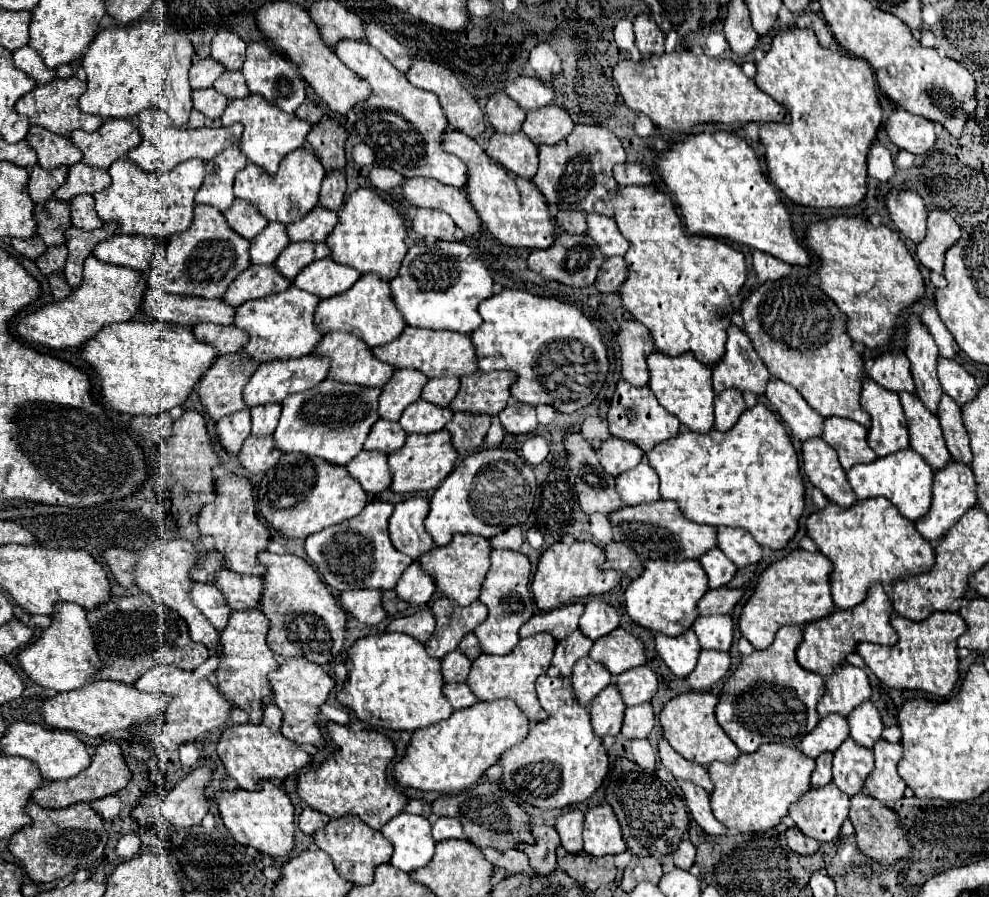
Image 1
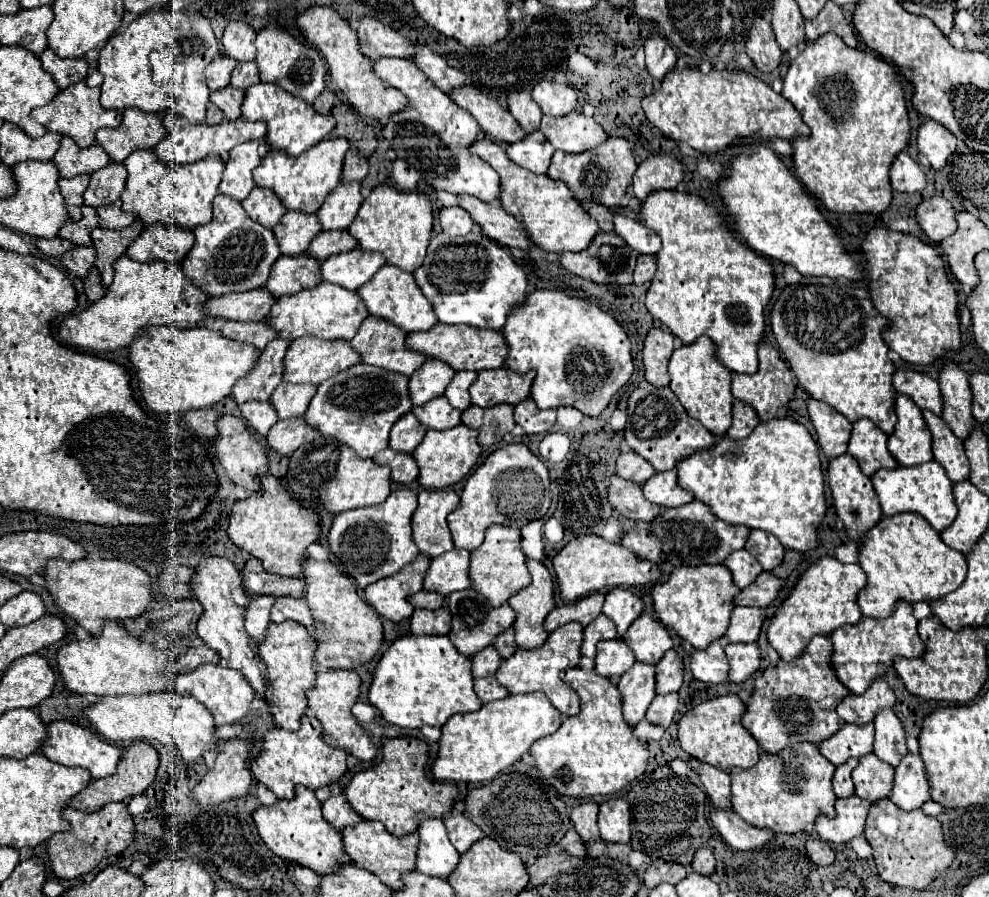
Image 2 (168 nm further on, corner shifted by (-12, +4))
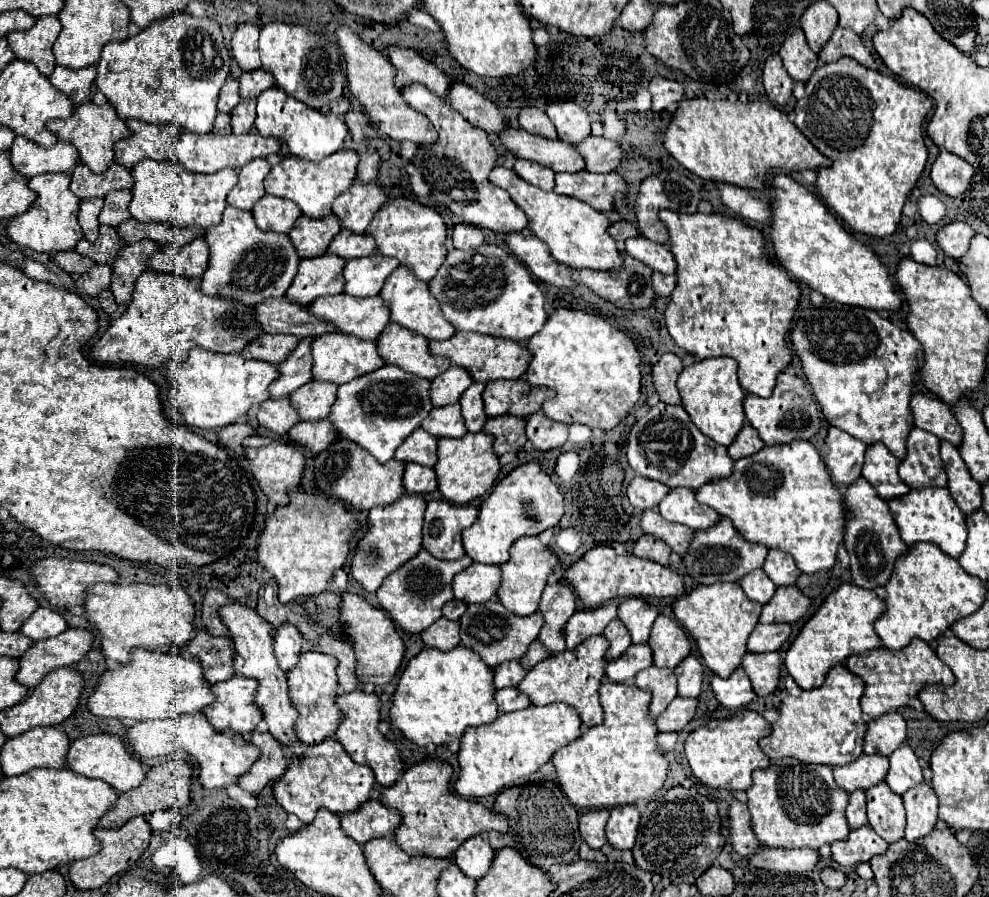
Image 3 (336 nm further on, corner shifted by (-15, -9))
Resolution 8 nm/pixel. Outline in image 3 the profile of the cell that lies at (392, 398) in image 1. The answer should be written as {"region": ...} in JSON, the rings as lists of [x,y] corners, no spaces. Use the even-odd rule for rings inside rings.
{"region":[[[452,366],[444,374],[436,376],[432,380],[430,396],[434,406],[446,406],[446,404],[456,404],[462,396],[462,392],[472,384],[472,376],[462,366]]]}

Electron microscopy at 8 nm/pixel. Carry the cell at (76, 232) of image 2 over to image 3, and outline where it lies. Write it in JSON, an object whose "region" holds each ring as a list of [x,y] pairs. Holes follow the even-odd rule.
{"region":[[[100,226],[100,238],[96,242],[80,240],[76,246],[76,252],[92,258],[96,264],[112,264],[124,246],[126,242],[120,240],[120,234],[116,232],[116,228]]]}

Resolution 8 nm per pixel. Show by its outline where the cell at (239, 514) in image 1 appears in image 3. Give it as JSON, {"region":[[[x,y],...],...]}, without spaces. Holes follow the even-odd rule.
{"region":[[[300,490],[290,494],[292,502],[284,508],[276,508],[276,512],[270,514],[258,548],[258,562],[274,574],[276,582],[280,584],[278,598],[284,604],[296,596],[326,592],[334,572],[346,564],[352,550],[350,542],[358,532],[358,518],[340,500],[334,504],[332,498],[314,496]]]}

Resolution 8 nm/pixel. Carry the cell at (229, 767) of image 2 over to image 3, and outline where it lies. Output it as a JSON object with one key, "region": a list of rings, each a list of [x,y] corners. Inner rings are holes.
{"region":[[[254,730],[250,742],[260,748],[262,756],[254,762],[250,772],[240,778],[240,788],[260,794],[268,782],[274,782],[284,774],[284,770],[288,768],[288,760],[284,756],[282,744],[276,742],[270,732]]]}

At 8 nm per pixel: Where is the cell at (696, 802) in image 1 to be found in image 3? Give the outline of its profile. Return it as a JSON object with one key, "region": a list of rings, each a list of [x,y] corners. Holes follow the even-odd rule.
{"region":[[[766,848],[758,850],[748,862],[756,868],[764,868],[770,872],[796,872],[796,874],[810,874],[818,868],[822,856],[818,850],[802,848],[802,850],[782,850],[782,848]]]}

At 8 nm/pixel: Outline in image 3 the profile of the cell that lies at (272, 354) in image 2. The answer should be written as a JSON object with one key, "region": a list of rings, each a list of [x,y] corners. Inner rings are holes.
{"region":[[[314,338],[300,340],[298,348],[282,364],[278,364],[282,376],[272,382],[270,398],[290,396],[294,390],[298,390],[300,386],[304,386],[312,380],[312,354],[310,354],[312,340]]]}

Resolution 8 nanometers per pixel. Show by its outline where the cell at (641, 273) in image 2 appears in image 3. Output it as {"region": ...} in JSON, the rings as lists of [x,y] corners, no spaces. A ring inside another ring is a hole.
{"region":[[[654,272],[652,274],[652,288],[658,292],[658,296],[670,296],[672,290],[676,288],[676,278],[660,274],[660,272]]]}

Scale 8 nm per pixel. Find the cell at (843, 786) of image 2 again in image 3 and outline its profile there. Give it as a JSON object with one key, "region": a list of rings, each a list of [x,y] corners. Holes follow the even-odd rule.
{"region":[[[856,790],[850,794],[850,804],[846,808],[846,818],[852,830],[868,824],[868,816],[866,816],[866,794],[862,790]]]}

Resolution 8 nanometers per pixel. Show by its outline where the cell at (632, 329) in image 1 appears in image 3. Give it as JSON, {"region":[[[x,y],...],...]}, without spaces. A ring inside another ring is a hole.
{"region":[[[664,354],[660,362],[652,368],[654,386],[664,404],[670,404],[670,406],[680,404],[680,394],[676,388],[676,380],[680,372],[682,372],[682,362],[676,354]]]}

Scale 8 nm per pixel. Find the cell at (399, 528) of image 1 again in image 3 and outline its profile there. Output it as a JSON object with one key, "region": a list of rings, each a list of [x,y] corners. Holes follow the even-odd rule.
{"region":[[[432,500],[424,518],[424,542],[422,546],[436,558],[458,560],[462,558],[462,530],[472,526],[478,518],[478,508],[472,504],[456,506],[448,500]]]}

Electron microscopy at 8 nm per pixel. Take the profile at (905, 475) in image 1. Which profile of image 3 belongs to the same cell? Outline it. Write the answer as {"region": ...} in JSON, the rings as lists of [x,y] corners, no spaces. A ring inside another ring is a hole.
{"region":[[[948,488],[910,490],[904,498],[890,500],[888,506],[894,514],[900,536],[908,546],[914,546],[918,542],[930,542],[930,544],[936,544],[950,558],[960,558],[960,554],[964,552],[964,542],[968,538],[966,516],[956,506],[956,502],[952,502],[952,496],[948,494]]]}

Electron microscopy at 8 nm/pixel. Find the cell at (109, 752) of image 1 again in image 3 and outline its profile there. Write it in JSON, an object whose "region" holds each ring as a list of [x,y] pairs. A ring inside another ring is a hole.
{"region":[[[170,760],[166,764],[158,764],[150,768],[146,774],[146,780],[124,794],[120,794],[118,802],[112,806],[108,814],[102,816],[100,828],[120,828],[124,826],[130,818],[152,814],[156,810],[170,810],[170,808],[184,808],[190,802],[190,780],[194,776],[194,766],[188,764],[186,760]]]}

